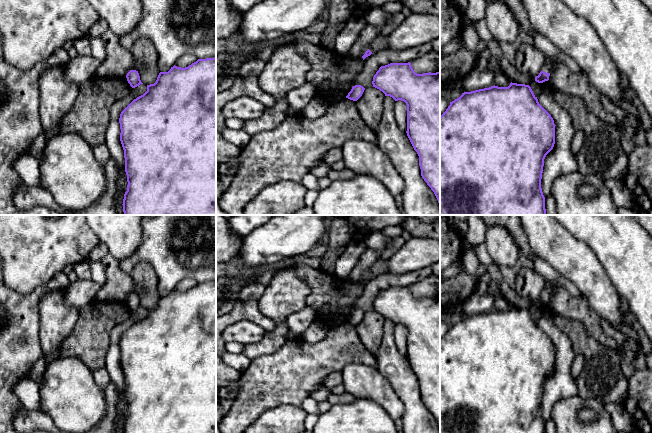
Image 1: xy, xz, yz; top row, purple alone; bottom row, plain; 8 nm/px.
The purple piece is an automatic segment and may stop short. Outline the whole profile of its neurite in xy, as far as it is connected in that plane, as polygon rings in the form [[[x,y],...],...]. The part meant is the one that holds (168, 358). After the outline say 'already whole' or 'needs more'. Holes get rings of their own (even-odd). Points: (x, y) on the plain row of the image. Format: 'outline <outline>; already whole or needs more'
outline [[[216,282],[198,283],[188,291],[171,291],[168,296],[160,296],[154,308],[147,309],[147,315],[134,323],[120,338],[120,365],[124,374],[127,415],[124,418],[123,433],[216,433]]]; already whole

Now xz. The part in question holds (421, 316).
outline [[[410,286],[390,287],[379,292],[372,308],[385,320],[406,327],[406,357],[419,380],[421,400],[434,416],[440,431],[440,296],[417,298]]]; already whole

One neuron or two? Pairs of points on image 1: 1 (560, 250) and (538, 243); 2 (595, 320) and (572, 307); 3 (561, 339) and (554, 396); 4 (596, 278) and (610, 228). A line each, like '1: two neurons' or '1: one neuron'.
1: one neuron
2: one neuron
3: one neuron
4: two neurons

